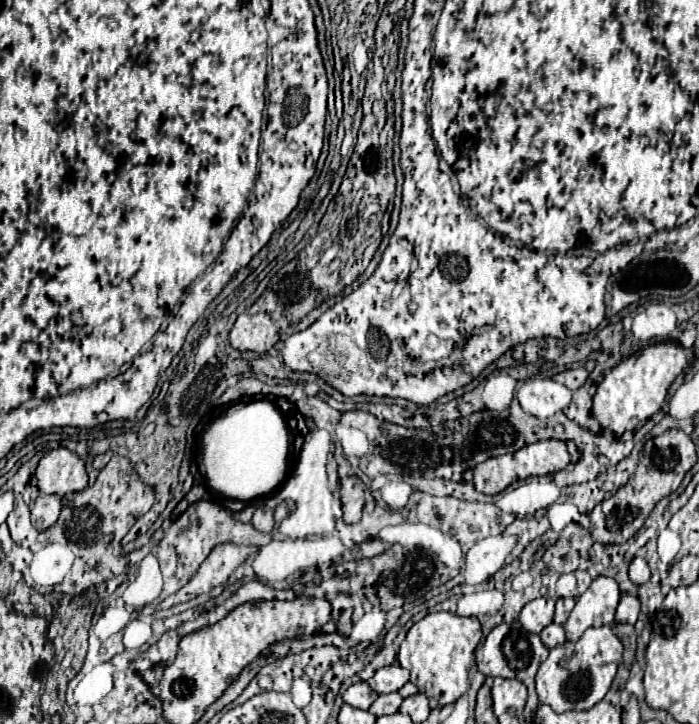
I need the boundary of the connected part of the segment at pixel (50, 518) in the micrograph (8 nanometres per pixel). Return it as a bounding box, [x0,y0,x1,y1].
[32,494,62,530]

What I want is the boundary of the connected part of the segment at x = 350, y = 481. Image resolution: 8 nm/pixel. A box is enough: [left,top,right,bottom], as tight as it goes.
[340,476,364,524]

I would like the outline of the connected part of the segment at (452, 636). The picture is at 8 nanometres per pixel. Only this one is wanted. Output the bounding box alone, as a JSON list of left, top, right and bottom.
[397,612,482,706]

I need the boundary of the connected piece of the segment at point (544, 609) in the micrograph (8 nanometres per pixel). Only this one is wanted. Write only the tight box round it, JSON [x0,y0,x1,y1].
[520,596,556,634]

